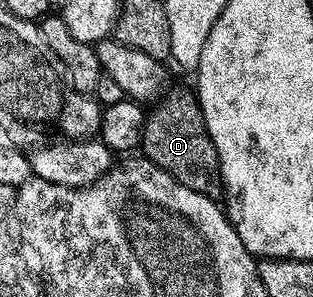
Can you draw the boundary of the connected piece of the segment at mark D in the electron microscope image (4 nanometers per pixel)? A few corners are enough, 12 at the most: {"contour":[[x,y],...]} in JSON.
{"contour":[[200,102],[151,114],[143,156],[215,198],[222,166]]}

